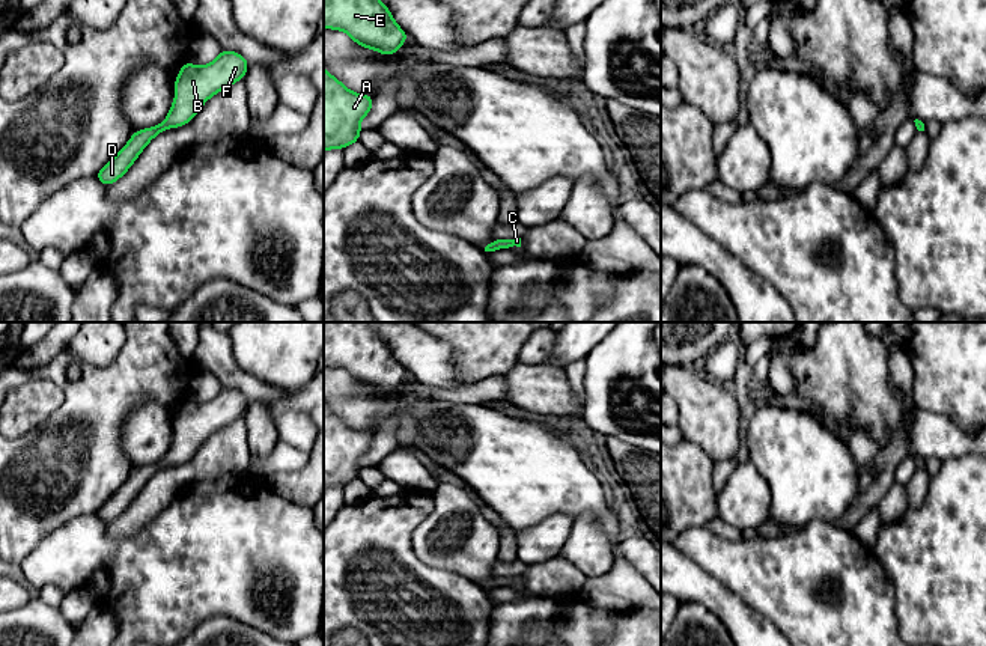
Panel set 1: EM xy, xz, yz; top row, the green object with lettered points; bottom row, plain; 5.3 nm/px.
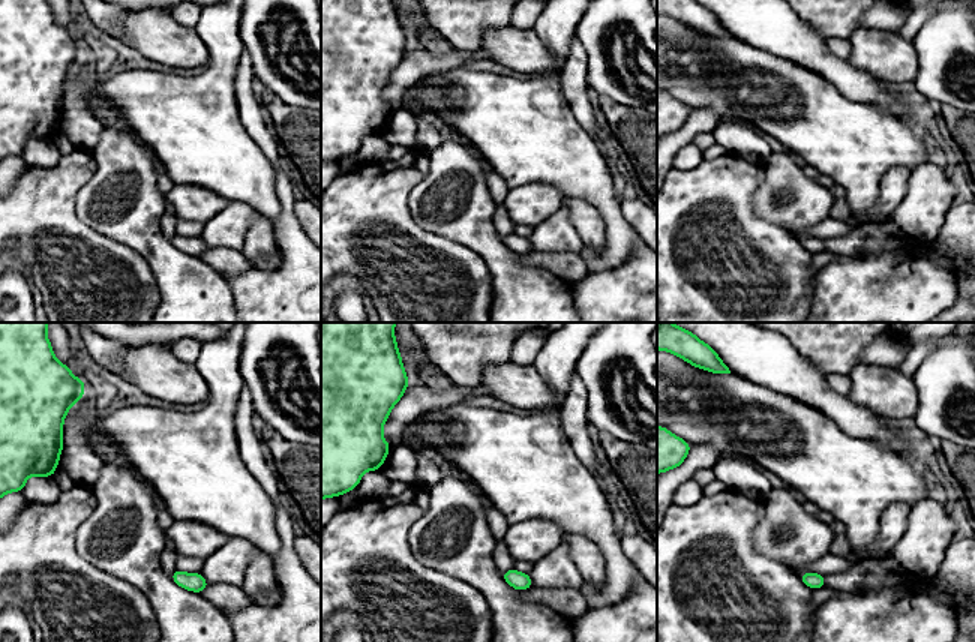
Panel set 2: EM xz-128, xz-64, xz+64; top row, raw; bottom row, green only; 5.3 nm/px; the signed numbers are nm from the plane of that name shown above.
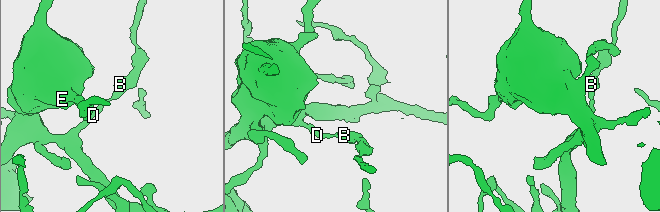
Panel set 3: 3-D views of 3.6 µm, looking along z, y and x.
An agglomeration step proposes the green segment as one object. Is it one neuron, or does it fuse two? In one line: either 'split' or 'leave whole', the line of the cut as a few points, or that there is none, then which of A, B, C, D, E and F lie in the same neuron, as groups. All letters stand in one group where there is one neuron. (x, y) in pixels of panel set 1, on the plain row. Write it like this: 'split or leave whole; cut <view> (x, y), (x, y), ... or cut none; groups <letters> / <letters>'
leave whole; cut none; groups A B C D E F

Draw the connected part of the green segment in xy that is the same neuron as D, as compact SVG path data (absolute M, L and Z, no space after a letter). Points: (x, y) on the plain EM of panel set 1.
M226 387L203 404L185 399L173 420L176 432L167 455L152 465L132 470L128 480L95 513L107 524L122 515L154 474L164 467L187 462L211 434L244 416L248 402L239 390Z

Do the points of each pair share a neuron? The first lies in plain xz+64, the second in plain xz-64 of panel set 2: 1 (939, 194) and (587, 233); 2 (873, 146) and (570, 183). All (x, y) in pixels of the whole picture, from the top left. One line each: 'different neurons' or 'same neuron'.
1: same neuron
2: same neuron

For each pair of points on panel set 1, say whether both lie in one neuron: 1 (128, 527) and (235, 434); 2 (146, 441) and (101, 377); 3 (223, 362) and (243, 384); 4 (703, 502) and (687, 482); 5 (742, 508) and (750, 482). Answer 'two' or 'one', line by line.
1: one
2: two
3: one
4: one
5: one

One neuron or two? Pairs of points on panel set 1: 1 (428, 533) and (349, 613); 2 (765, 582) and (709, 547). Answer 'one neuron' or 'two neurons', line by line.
1: two neurons
2: one neuron

